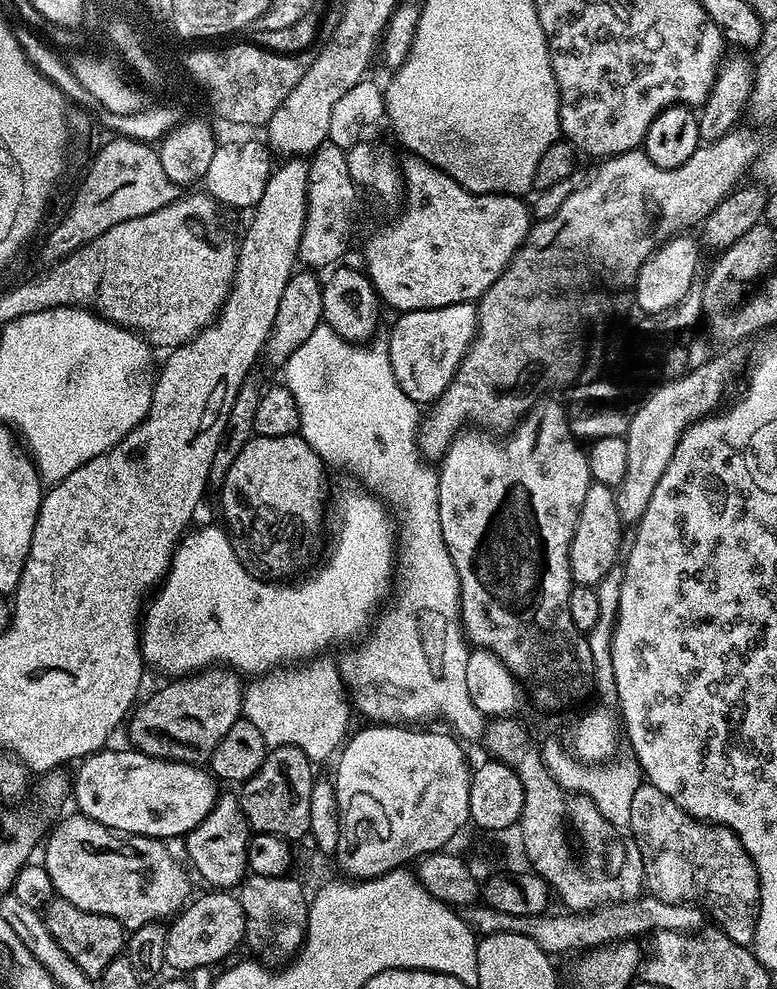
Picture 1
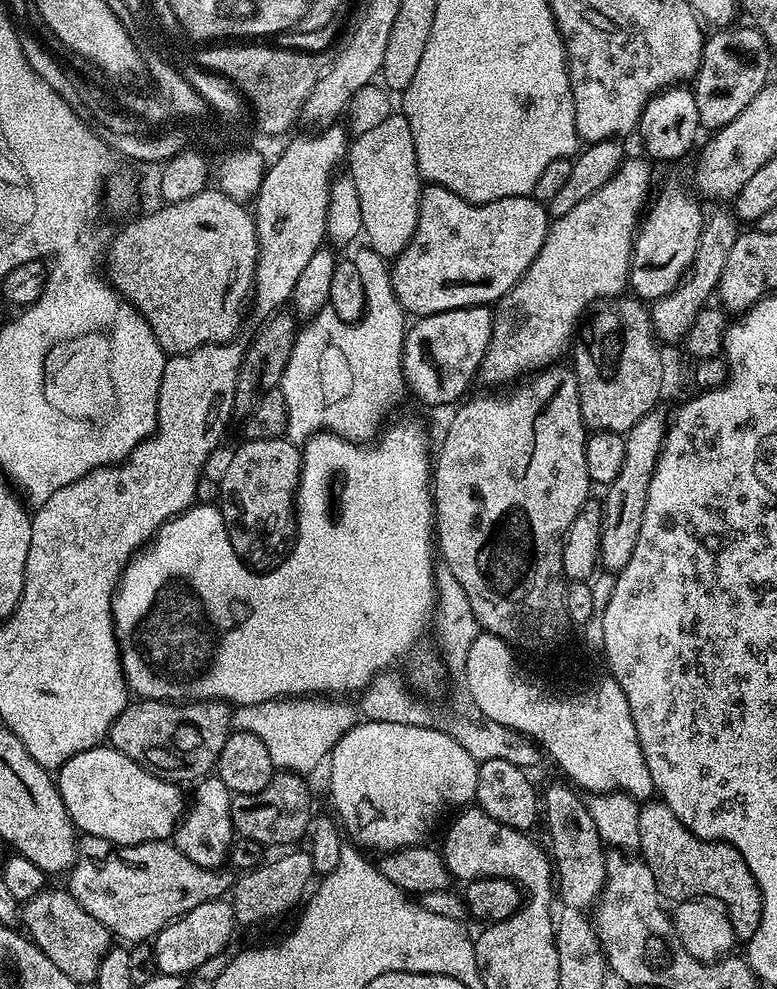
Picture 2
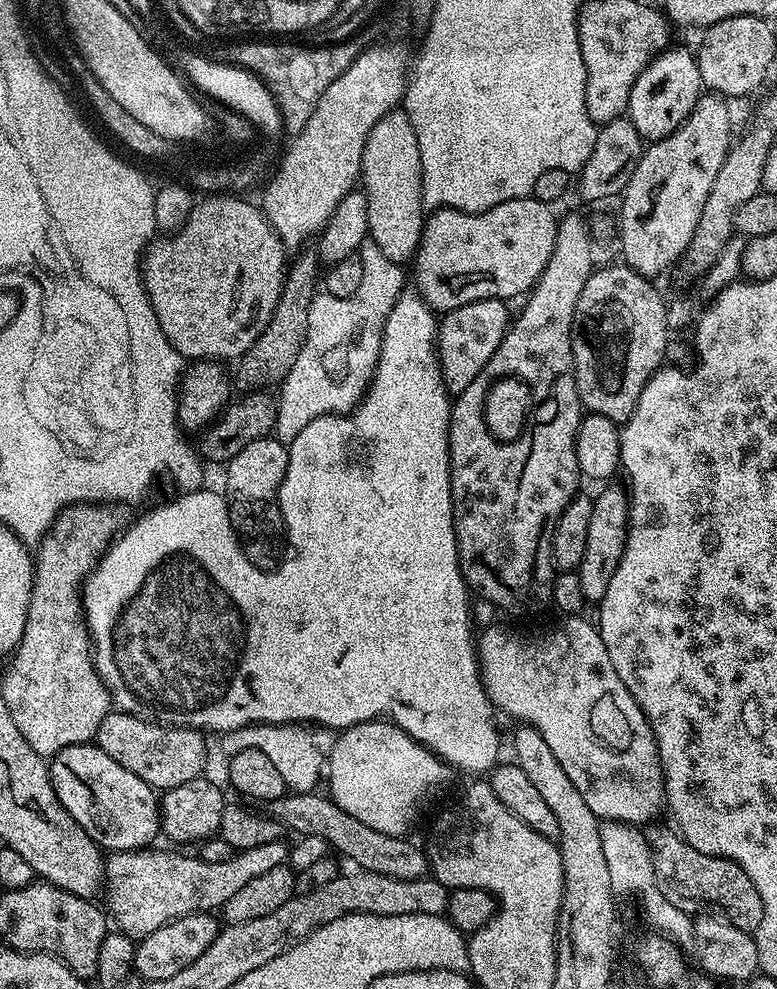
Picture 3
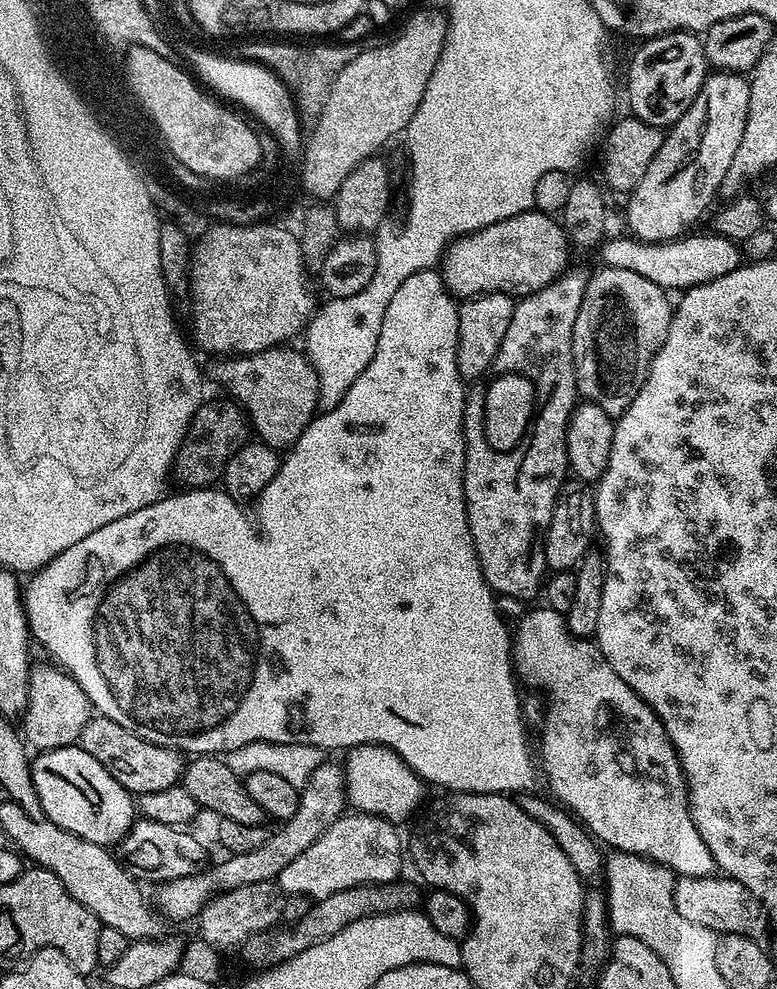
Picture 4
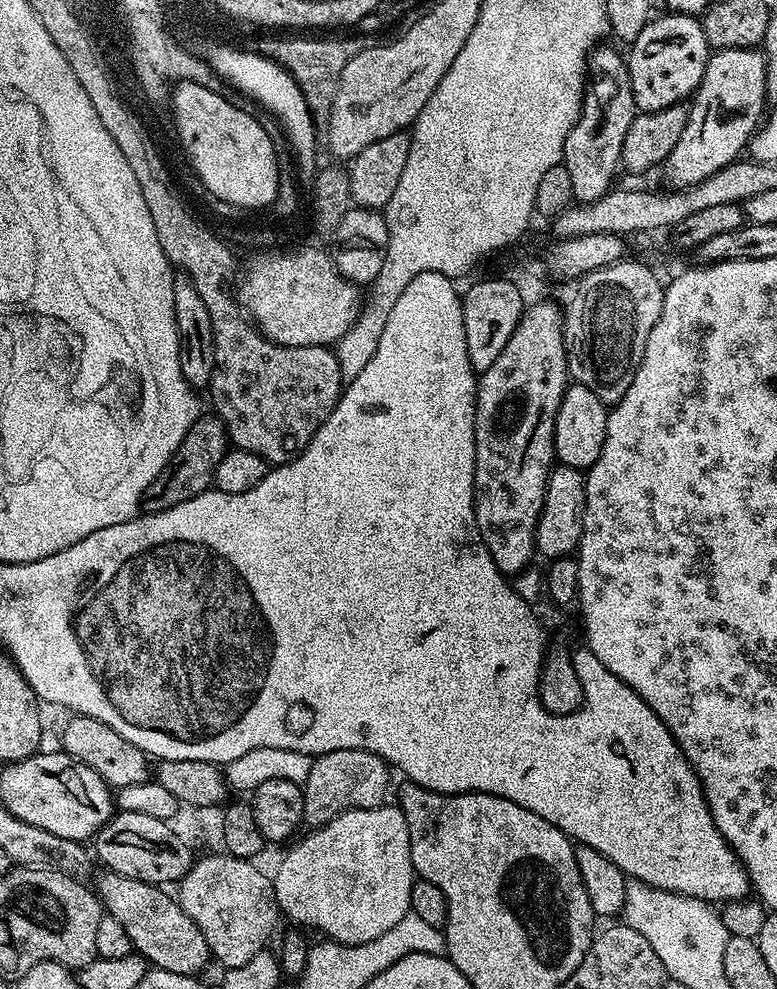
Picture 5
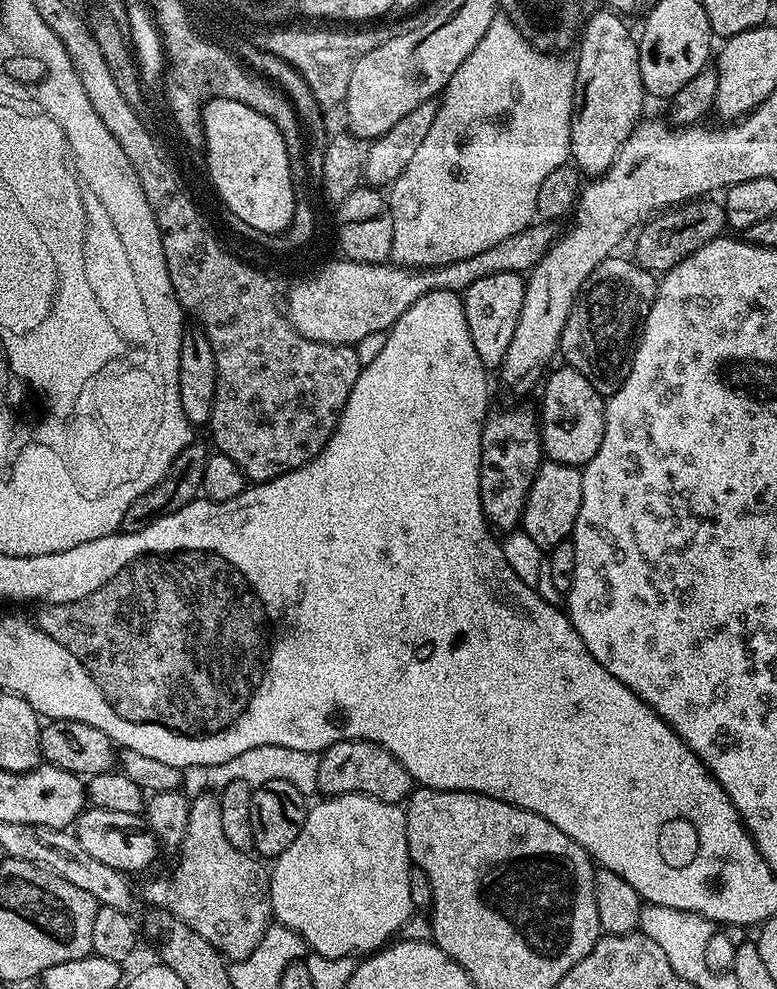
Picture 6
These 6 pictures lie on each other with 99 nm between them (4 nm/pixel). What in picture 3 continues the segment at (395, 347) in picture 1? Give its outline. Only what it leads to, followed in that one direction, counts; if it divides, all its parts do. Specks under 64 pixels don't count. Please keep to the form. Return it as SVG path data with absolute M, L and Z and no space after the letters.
M479 300L470 302L466 306L458 306L452 312L445 312L439 317L436 330L436 357L440 360L440 373L444 379L444 386L449 393L458 394L474 382L474 378L484 376L484 367L490 358L500 352L500 344L510 327L509 305L502 300Z

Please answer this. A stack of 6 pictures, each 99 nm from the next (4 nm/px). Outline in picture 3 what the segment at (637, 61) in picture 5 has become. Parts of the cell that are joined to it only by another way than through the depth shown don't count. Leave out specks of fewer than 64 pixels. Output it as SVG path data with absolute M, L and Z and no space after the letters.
M669 46L653 56L630 90L627 119L645 141L655 142L674 134L686 122L702 95L698 62L691 51Z

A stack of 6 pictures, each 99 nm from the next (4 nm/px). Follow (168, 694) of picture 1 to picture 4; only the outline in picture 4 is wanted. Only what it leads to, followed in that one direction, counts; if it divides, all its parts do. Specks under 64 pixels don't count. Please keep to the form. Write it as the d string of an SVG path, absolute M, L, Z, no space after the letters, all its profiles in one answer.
M94 714L86 722L82 730L78 746L90 754L90 758L98 758L127 792L133 794L154 794L154 790L166 790L177 787L184 775L185 757L174 748L163 748L149 740L143 740L138 734L118 726L105 716Z

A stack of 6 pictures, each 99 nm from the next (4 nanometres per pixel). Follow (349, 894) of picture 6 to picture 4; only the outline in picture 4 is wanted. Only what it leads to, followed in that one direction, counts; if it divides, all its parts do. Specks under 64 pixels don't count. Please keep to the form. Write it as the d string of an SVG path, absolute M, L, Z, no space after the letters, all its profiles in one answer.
M366 812L345 814L318 838L312 846L302 850L286 870L278 878L278 887L281 893L288 896L306 895L313 902L329 898L330 894L337 894L338 891L360 885L375 885L377 882L399 881L400 874L400 848L402 852L402 836L396 833L397 825L391 820L384 820L380 816L369 816Z

